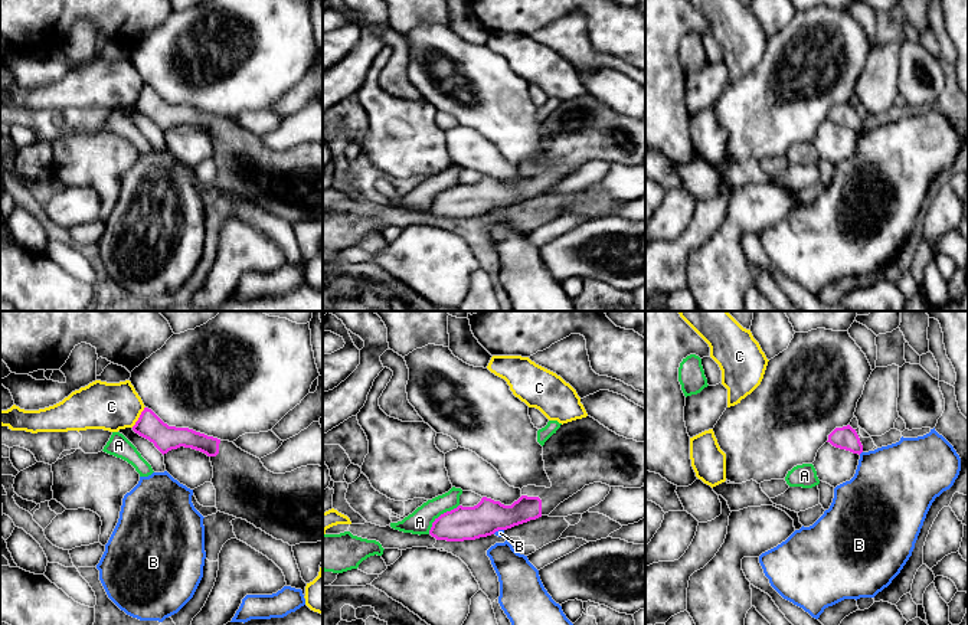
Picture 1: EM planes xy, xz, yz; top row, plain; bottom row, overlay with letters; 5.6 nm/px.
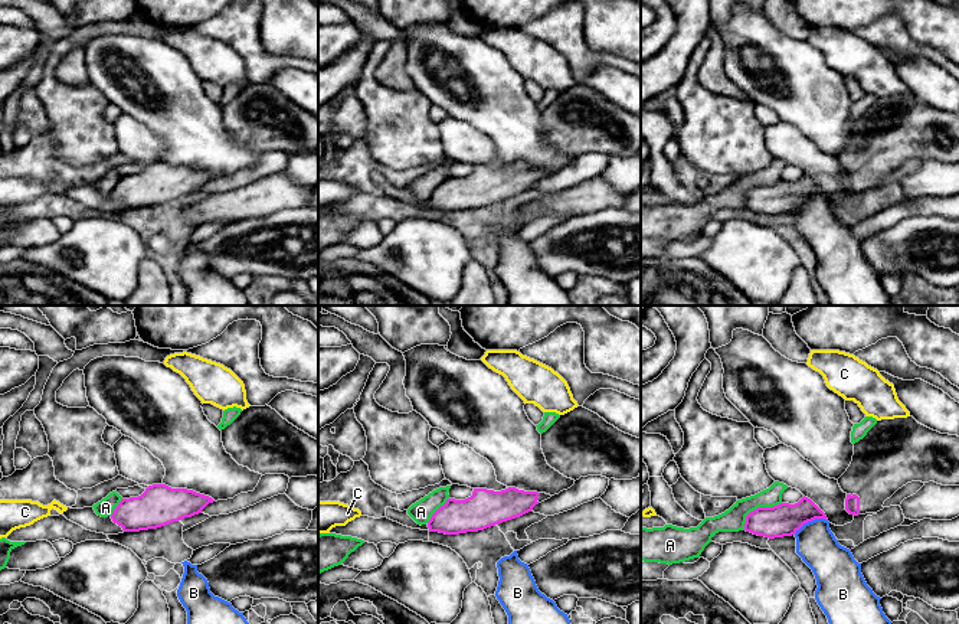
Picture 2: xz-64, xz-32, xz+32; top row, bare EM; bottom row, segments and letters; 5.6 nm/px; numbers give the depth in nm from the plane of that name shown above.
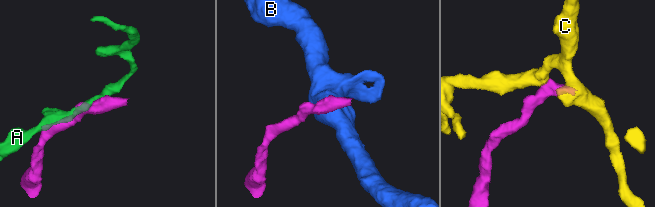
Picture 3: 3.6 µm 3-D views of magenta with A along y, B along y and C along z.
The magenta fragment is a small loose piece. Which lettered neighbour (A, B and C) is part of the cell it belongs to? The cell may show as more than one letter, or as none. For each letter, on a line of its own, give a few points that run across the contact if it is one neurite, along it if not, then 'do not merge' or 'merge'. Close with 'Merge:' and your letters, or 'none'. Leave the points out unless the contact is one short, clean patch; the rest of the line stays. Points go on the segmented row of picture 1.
A: xz (458, 504), (444, 511), (432, 523), (428, 533) | do not merge
B: yz (862, 451), (859, 454) | do not merge
C: xy (144, 406), (139, 419), (131, 426) | do not merge
Merge: none

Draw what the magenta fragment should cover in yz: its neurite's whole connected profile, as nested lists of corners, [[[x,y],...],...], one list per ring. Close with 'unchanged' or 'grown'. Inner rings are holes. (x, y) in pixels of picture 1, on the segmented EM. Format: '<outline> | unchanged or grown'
[[[850,425],[843,428],[835,428],[830,435],[828,441],[833,446],[850,451],[853,454],[861,454],[863,445],[860,442],[860,438]]] | unchanged

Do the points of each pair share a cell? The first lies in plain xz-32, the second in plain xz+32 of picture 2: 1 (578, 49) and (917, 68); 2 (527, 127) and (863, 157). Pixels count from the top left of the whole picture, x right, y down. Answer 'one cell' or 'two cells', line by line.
1: two cells
2: two cells

